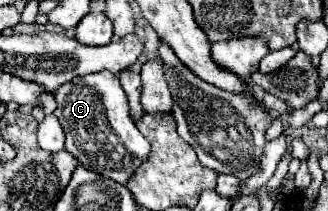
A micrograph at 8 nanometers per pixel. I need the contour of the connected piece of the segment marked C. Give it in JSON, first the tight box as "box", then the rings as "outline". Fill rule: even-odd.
{"box":[55,73,151,185],"outline":[[[91,73],[75,77],[55,91],[55,117],[63,125],[67,143],[65,149],[87,169],[113,179],[121,185],[137,173],[145,157],[151,153],[149,141],[139,133],[133,119],[129,117],[127,97],[119,83],[119,77],[111,73]]]}

